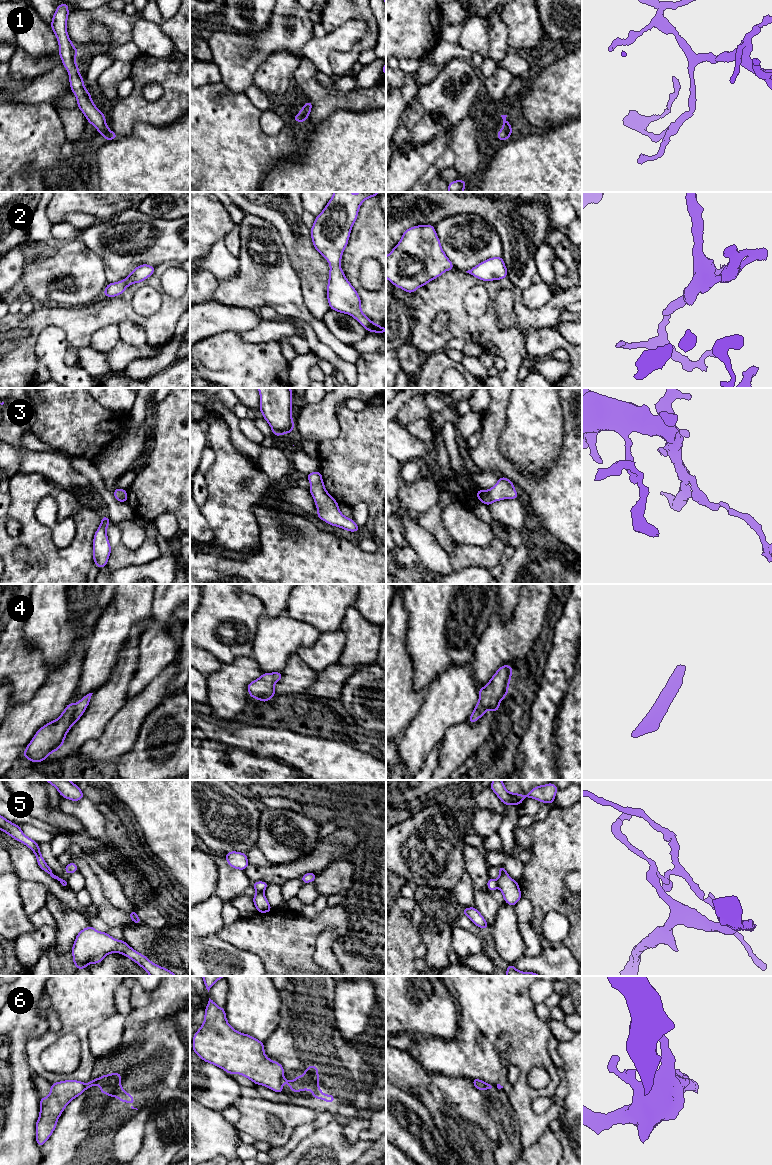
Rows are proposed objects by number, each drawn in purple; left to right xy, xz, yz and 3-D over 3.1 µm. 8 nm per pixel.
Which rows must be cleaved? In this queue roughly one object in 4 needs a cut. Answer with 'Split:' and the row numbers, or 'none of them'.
Split: 5, 6

